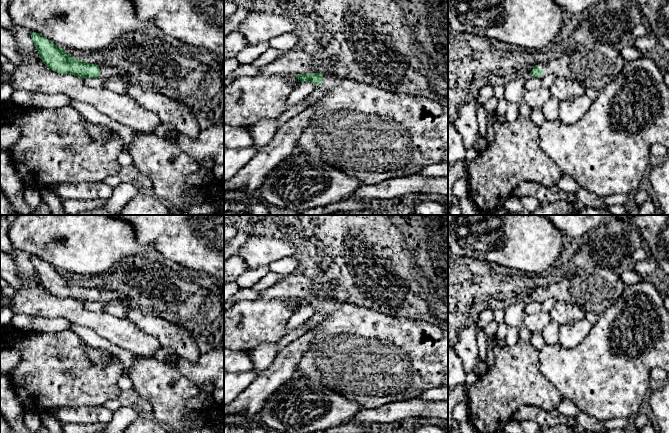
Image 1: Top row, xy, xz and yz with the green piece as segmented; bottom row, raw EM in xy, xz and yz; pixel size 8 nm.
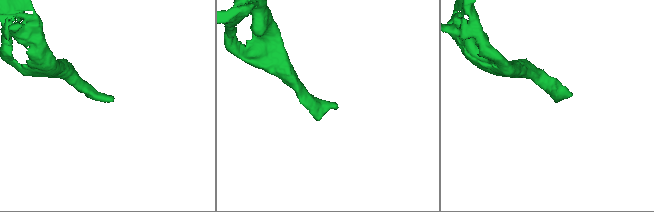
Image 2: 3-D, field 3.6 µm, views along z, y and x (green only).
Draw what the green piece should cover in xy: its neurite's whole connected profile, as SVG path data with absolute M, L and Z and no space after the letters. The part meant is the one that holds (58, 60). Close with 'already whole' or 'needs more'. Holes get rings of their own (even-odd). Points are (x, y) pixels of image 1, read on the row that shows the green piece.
M31 32L31 39L35 44L40 59L46 66L57 73L72 74L79 78L99 77L109 79L117 77L123 80L126 79L126 72L122 68L90 64L71 57L67 52L39 33Z | needs more

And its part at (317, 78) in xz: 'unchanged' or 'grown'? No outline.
grown

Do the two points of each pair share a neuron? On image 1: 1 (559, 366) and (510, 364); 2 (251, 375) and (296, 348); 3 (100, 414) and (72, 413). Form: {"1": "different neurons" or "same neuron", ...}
{"1": "different neurons", "2": "different neurons", "3": "same neuron"}

